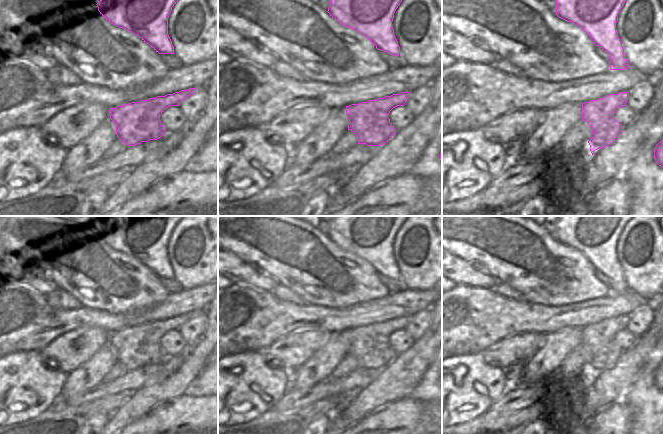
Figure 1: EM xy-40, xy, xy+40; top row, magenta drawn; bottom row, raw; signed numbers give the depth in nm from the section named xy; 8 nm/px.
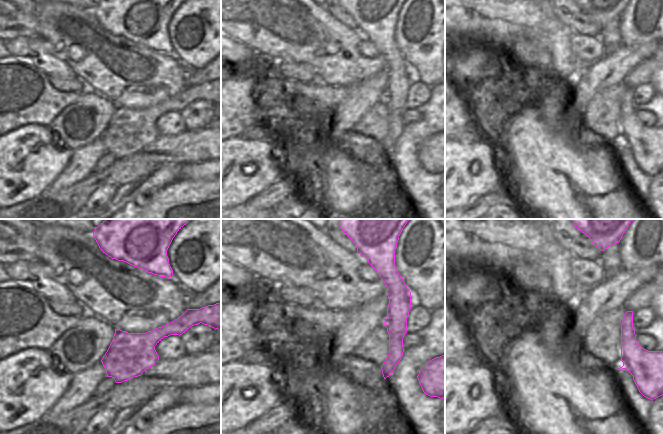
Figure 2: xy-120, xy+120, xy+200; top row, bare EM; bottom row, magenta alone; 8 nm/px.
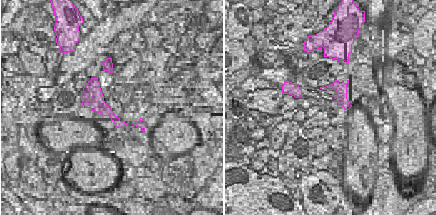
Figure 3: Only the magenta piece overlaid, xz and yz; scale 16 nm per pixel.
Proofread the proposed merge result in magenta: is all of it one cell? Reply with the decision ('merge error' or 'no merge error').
merge error

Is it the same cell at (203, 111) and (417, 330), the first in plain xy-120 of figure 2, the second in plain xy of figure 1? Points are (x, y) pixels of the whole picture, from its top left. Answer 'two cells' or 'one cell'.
one cell

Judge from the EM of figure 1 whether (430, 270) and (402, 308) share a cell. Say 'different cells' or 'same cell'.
different cells

